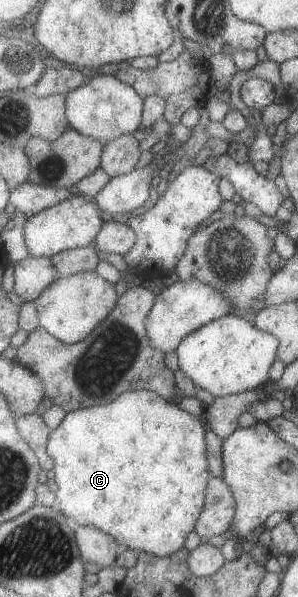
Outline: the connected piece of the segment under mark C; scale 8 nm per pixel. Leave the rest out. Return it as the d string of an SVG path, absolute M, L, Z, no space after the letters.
M150 390L127 391L108 405L82 408L70 412L67 414L64 423L58 429L55 429L49 443L50 453L57 461L55 471L59 490L56 493L56 499L62 501L62 511L72 519L74 524L98 526L101 530L111 533L122 548L132 548L139 552L144 550L163 558L180 552L182 548L186 547L188 537L194 531L197 531L198 522L205 512L207 497L209 496L209 483L213 479L213 470L209 458L209 431L206 424L200 419L200 416L193 415L182 409L179 403L168 401L168 399L162 397L162 394Z

